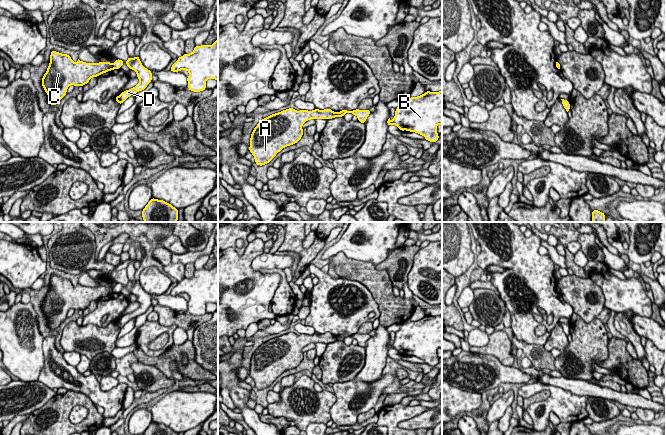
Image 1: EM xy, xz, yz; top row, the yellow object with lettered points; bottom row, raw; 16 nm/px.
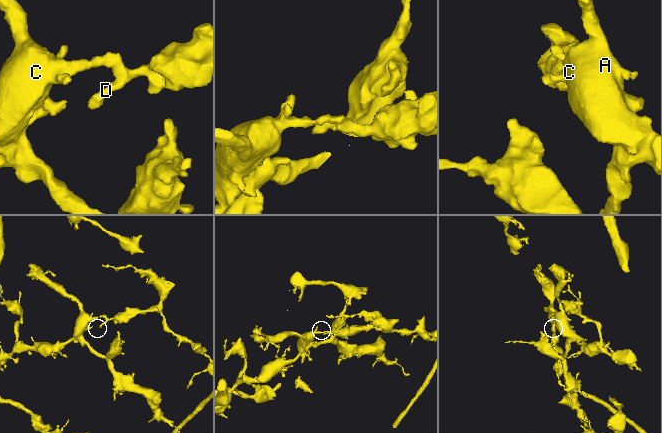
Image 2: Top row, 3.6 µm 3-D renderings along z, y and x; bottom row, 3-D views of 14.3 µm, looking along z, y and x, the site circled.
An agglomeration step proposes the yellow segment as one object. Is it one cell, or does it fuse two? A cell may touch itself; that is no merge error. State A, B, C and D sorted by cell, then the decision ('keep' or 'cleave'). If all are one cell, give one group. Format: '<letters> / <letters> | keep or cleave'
A C / B D | cleave

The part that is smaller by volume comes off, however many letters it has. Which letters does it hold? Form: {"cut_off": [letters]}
{"cut_off": ["B", "D"]}

